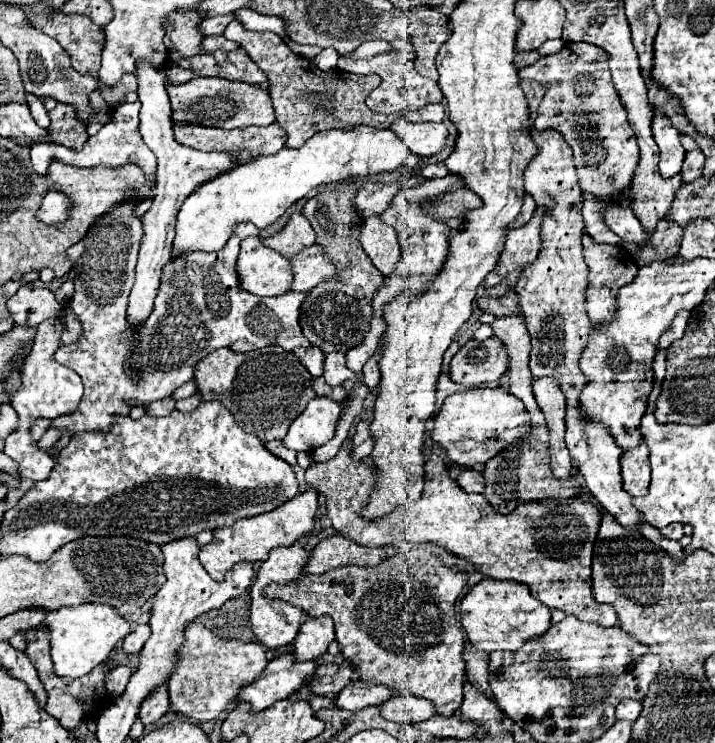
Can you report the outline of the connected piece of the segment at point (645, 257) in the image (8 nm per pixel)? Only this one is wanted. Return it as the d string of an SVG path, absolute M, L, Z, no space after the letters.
M661 218L655 226L649 246L645 246L641 252L633 254L635 264L641 268L655 260L673 260L679 254L681 238L683 238L683 228L673 220Z

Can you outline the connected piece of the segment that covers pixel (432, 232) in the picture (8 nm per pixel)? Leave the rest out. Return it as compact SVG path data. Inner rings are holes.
M397 194L393 204L381 214L383 222L391 224L397 234L399 234L399 242L401 242L401 252L403 252L403 258L395 270L395 274L387 276L385 278L385 286L379 288L379 292L375 292L375 298L373 298L373 322L371 322L371 330L367 332L367 338L363 340L363 346L357 346L355 350L349 350L347 352L347 368L353 370L355 374L361 374L365 362L373 356L375 348L377 348L377 340L379 336L385 332L385 312L383 312L383 306L387 306L389 302L393 302L397 298L397 294L401 294L403 290L409 290L409 296L413 298L419 298L423 294L423 290L427 290L427 286L431 284L431 280L441 272L443 268L443 262L447 258L447 252L449 252L449 238L451 238L451 228L443 222L443 220L437 220L437 218L431 218L427 214L421 214L421 200L415 200L415 202L409 202L405 200L403 194ZM401 276L407 276L411 280L401 280Z

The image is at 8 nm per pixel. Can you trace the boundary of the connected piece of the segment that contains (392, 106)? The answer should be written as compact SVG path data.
M391 50L385 54L377 54L373 58L363 58L363 60L355 60L351 56L341 56L337 62L337 68L345 70L345 72L375 72L381 76L383 82L367 98L367 106L377 114L405 114L409 110L425 108L429 104L439 104L443 100L439 84L433 80L427 80L415 72L411 52Z

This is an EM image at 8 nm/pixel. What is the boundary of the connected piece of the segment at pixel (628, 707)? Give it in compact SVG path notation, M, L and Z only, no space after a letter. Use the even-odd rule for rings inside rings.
M623 700L623 702L619 702L619 706L615 710L615 716L617 716L617 720L635 722L639 718L641 710L643 710L643 706L641 706L639 700Z

